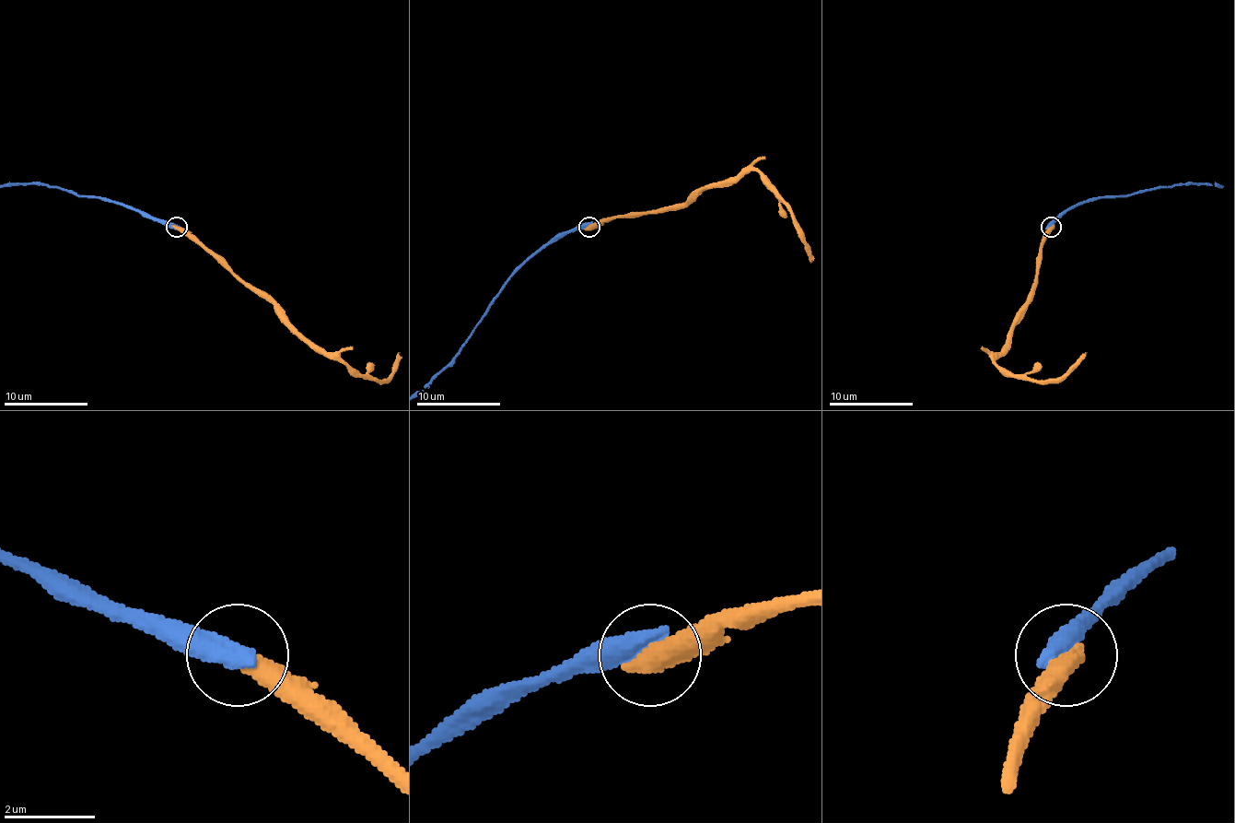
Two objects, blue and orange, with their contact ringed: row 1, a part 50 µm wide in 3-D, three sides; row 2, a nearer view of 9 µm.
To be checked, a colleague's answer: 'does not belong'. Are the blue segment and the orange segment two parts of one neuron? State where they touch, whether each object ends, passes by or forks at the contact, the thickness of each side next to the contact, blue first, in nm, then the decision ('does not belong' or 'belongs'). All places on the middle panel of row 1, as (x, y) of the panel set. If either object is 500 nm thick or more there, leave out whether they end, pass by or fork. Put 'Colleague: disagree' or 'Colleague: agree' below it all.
at (589, 227); 550 nm thick on the blue side, 500 nm on the other; does not belong
Colleague: agree

